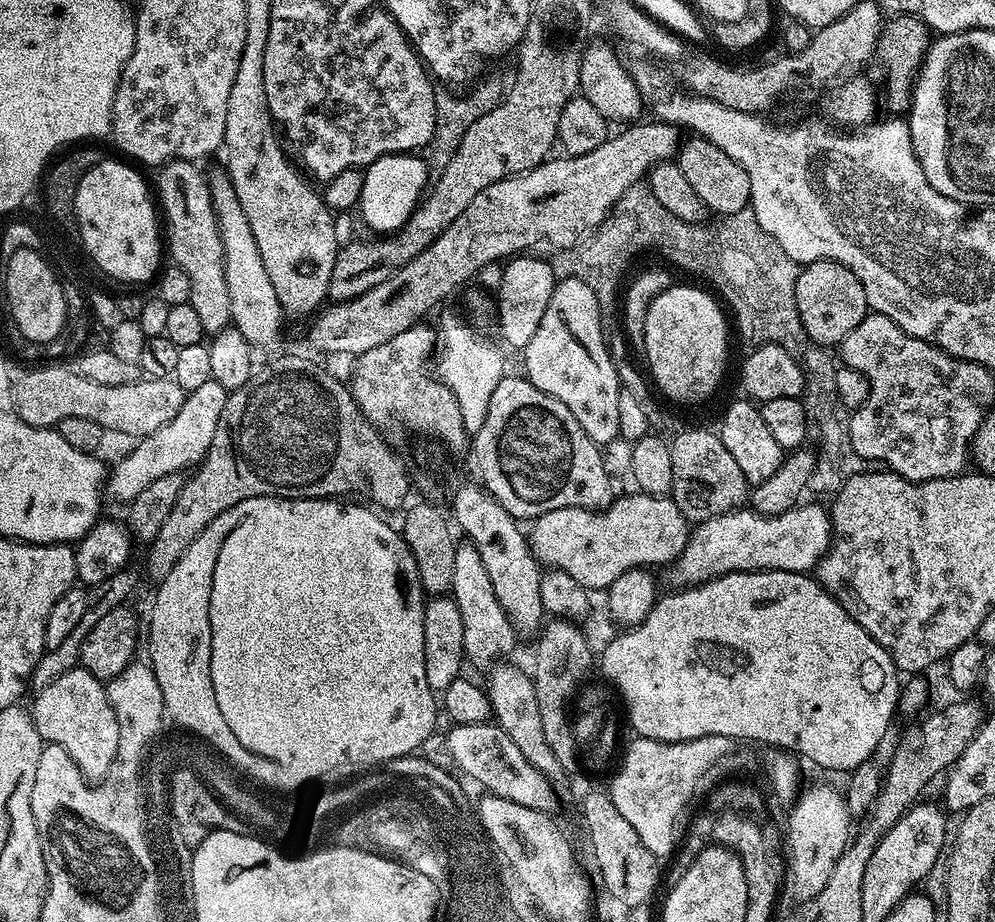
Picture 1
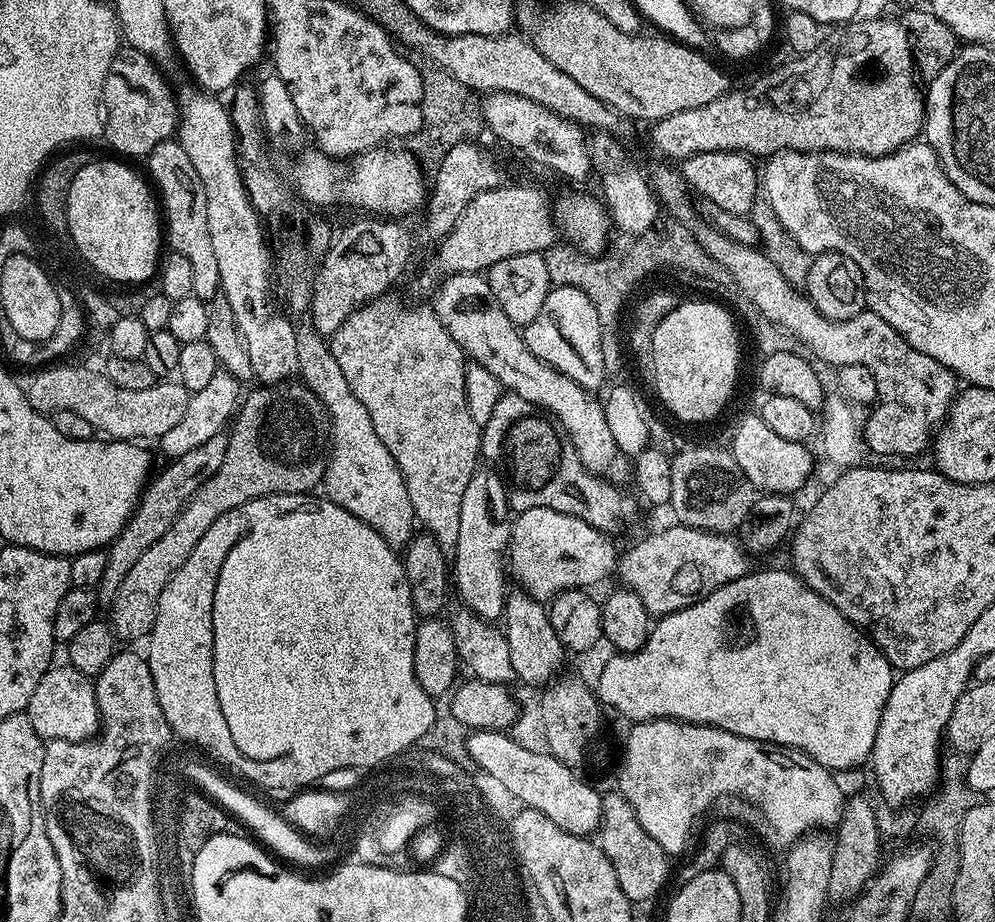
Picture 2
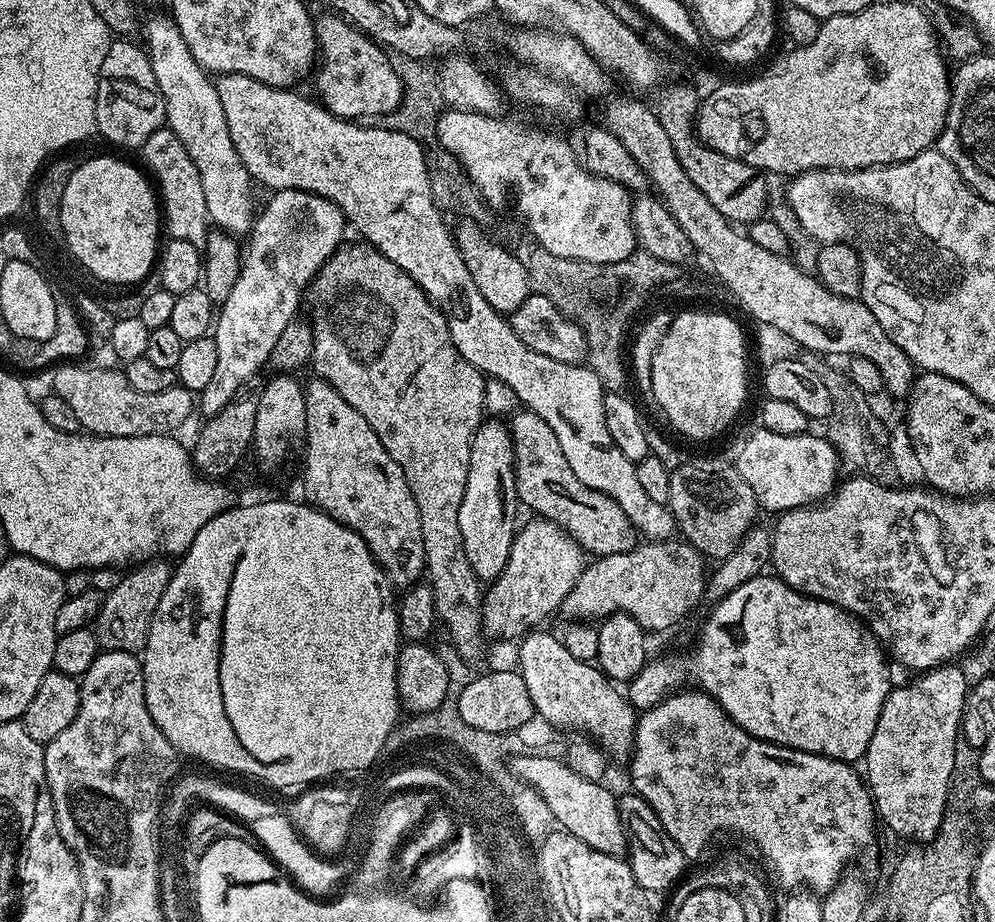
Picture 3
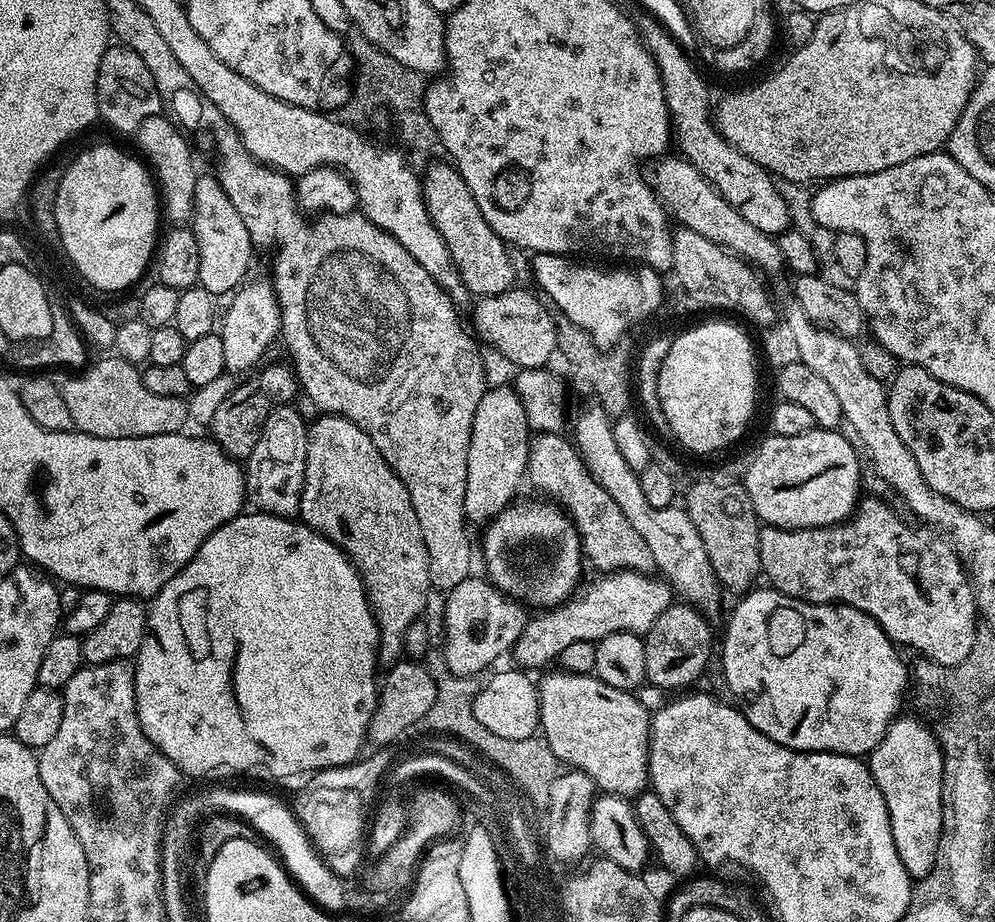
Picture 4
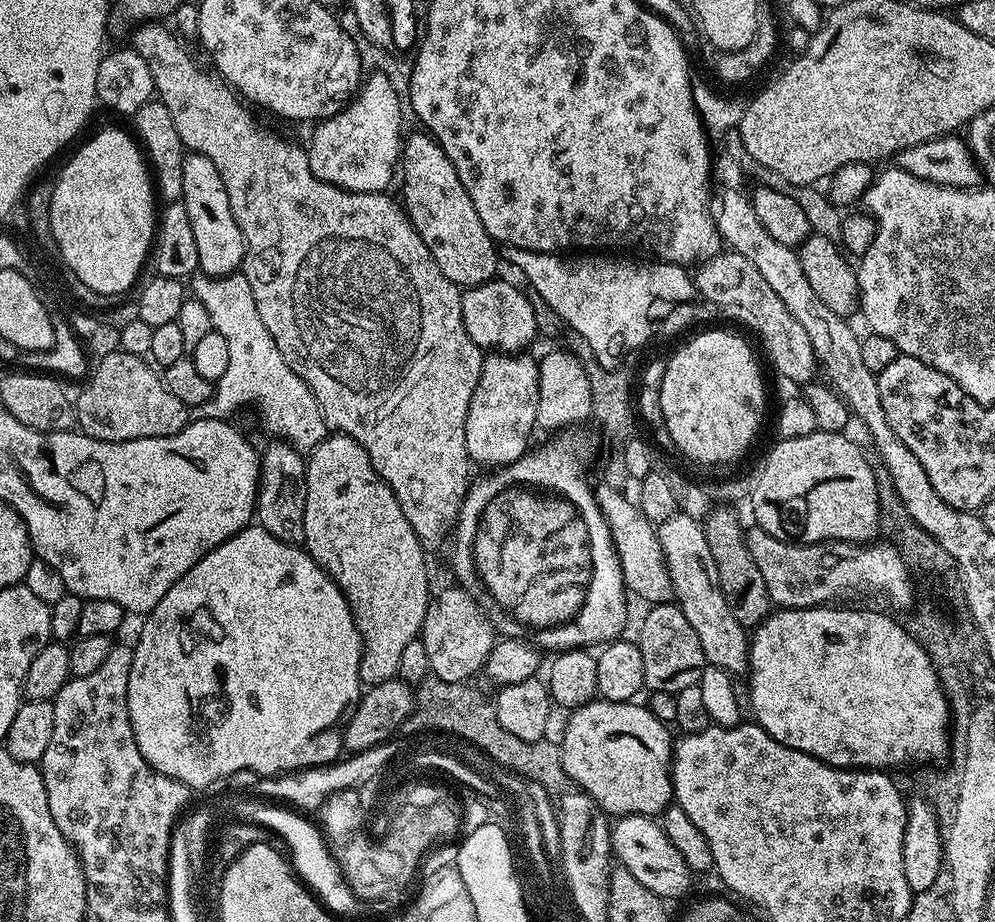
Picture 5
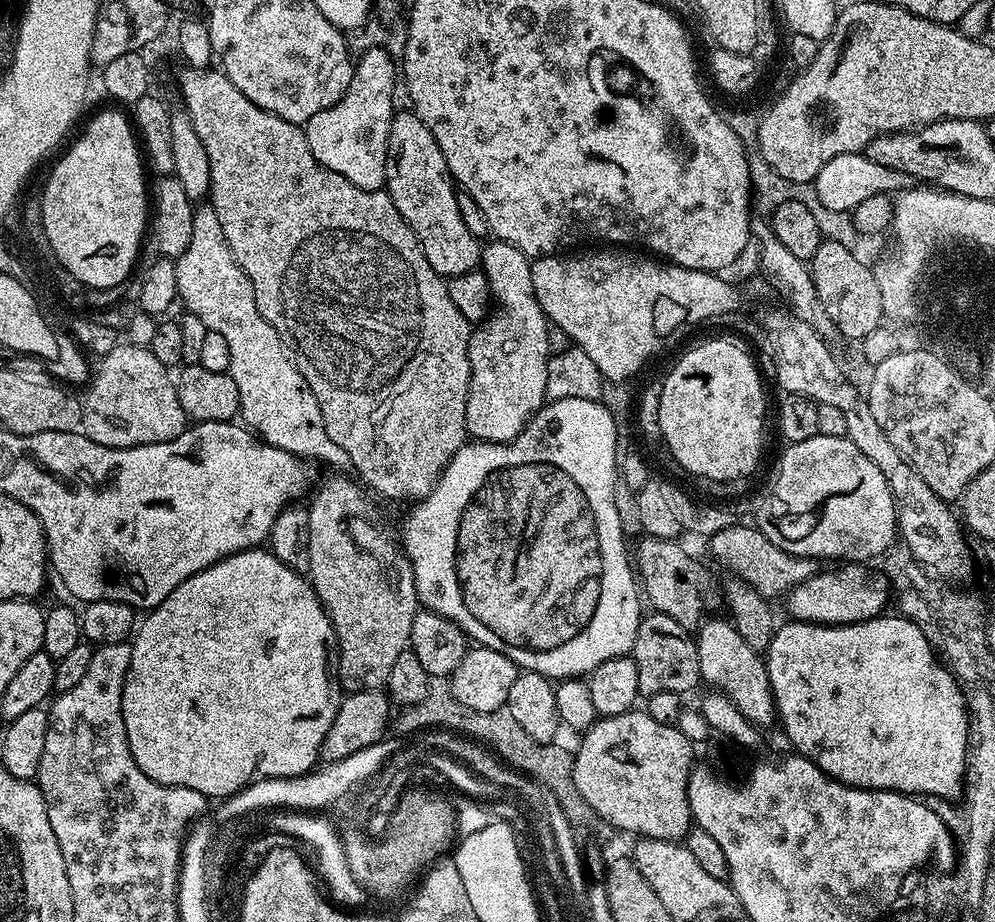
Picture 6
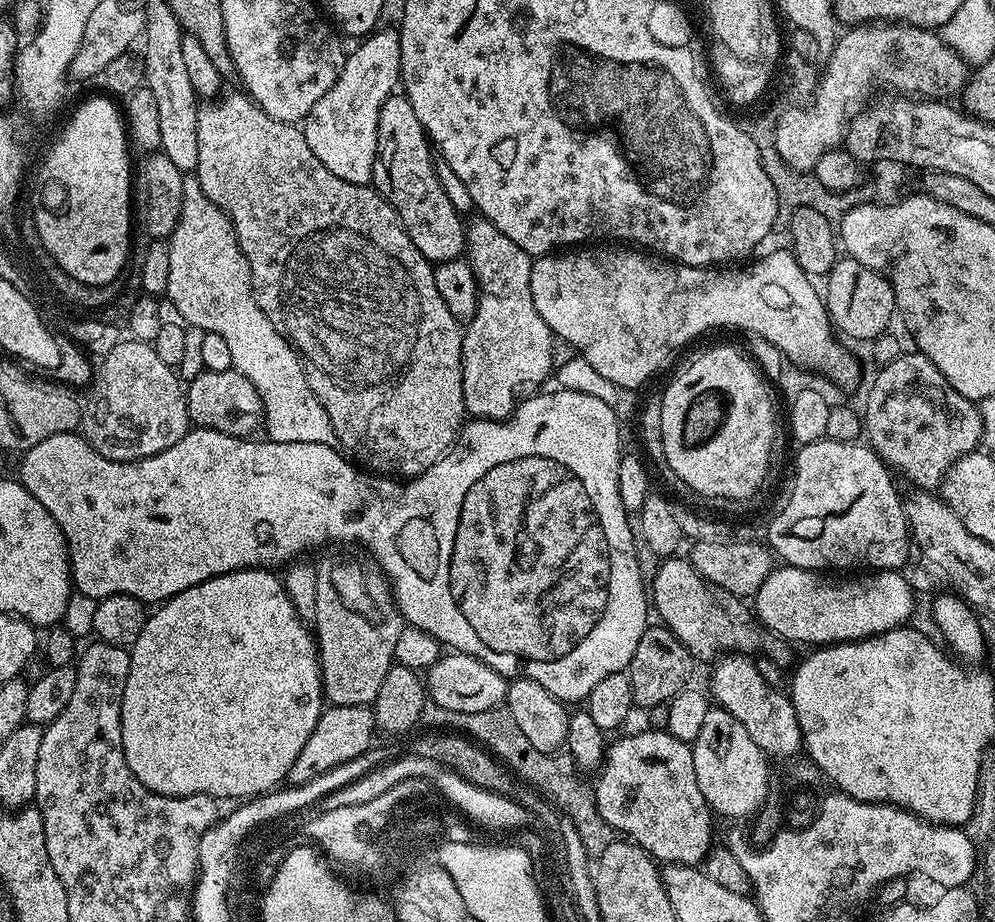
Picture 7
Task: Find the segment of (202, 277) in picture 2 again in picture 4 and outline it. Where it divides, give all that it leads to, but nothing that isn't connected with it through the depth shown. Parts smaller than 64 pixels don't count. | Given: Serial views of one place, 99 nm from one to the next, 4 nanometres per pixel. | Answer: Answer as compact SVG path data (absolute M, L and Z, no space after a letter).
M164 114L146 118L146 122L142 122L142 126L138 126L134 134L134 140L140 147L139 155L150 165L150 171L158 185L158 200L162 205L163 215L165 212L176 226L187 225L194 210L194 186L198 169L192 161L192 148L187 139L189 137Z

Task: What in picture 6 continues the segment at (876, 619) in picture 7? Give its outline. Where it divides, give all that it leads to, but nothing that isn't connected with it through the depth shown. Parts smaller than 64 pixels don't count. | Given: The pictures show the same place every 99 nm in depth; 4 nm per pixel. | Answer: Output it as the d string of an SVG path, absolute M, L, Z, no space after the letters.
M844 562L833 572L819 571L808 580L802 580L798 584L793 584L787 593L789 617L792 620L805 620L807 624L853 624L869 620L881 615L888 604L888 594L890 596L890 583L883 571L879 567L869 566L864 562Z

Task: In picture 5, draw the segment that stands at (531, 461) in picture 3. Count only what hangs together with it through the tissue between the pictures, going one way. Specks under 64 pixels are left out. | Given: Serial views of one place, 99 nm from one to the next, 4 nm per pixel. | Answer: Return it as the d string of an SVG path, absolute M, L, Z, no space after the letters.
M603 482L595 485L594 495L612 535L612 545L620 563L625 589L633 597L641 596L648 606L669 603L674 595L667 560L659 544L657 525L648 520L639 507L630 505L618 491Z

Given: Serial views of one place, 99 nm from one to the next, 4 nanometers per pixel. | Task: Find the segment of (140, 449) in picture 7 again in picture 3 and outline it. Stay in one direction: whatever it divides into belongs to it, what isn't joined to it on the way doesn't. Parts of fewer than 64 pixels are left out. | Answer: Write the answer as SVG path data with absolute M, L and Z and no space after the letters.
M68 362L63 366L57 367L56 373L52 376L51 391L70 410L74 410L78 417L81 429L85 433L94 436L163 436L175 433L175 428L180 428L188 420L188 415L194 412L193 393L187 392L185 388L179 386L170 390L162 390L162 394L142 394L126 382L123 371L112 368L79 368L79 363Z

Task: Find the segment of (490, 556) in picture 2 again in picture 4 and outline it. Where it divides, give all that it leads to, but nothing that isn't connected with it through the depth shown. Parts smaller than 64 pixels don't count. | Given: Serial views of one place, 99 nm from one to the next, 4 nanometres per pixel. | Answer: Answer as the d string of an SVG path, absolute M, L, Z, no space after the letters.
M489 387L482 394L482 402L478 402L478 410L474 410L474 426L470 430L470 450L466 458L466 502L464 515L473 525L487 525L496 519L509 504L513 503L516 491L520 488L520 480L525 479L528 471L528 445L530 431L527 424L526 410L519 400L518 394L511 387Z

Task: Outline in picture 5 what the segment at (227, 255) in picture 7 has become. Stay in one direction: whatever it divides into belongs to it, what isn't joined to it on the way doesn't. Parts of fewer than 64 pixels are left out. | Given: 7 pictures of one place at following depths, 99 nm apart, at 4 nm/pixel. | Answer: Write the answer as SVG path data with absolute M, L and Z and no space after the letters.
M200 274L191 281L190 292L194 299L206 306L212 331L222 334L222 338L226 338L230 345L226 374L215 381L212 399L202 405L203 415L208 418L228 418L231 412L253 404L257 414L264 419L265 426L272 428L273 437L291 444L302 454L311 453L329 435L330 429L320 413L314 394L306 382L298 378L290 366L286 366L282 354L278 354L278 346L274 346L274 338L270 338L270 330L262 326L262 318L258 318L258 306L254 306L254 290L250 290L250 282L246 282L242 274Z

